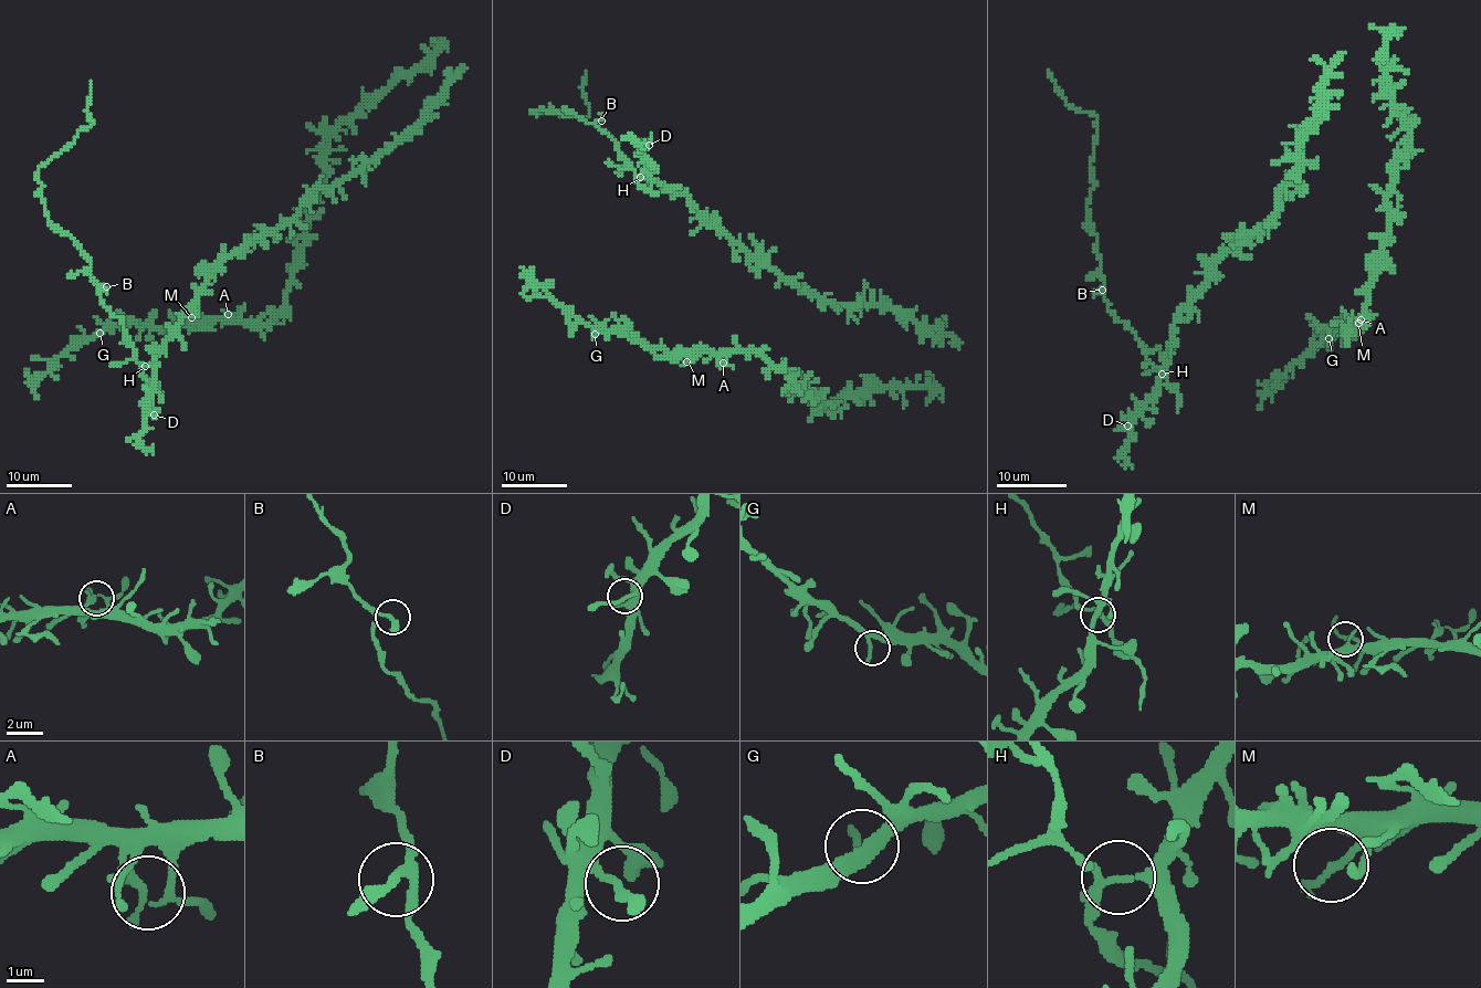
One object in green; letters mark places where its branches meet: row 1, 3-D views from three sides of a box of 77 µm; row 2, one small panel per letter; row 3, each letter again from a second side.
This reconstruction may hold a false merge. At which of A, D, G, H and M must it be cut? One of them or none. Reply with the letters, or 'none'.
H

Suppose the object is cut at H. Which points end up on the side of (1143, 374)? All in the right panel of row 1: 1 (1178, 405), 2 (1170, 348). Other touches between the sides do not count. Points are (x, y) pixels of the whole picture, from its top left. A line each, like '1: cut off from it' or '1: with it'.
1: with it
2: cut off from it

